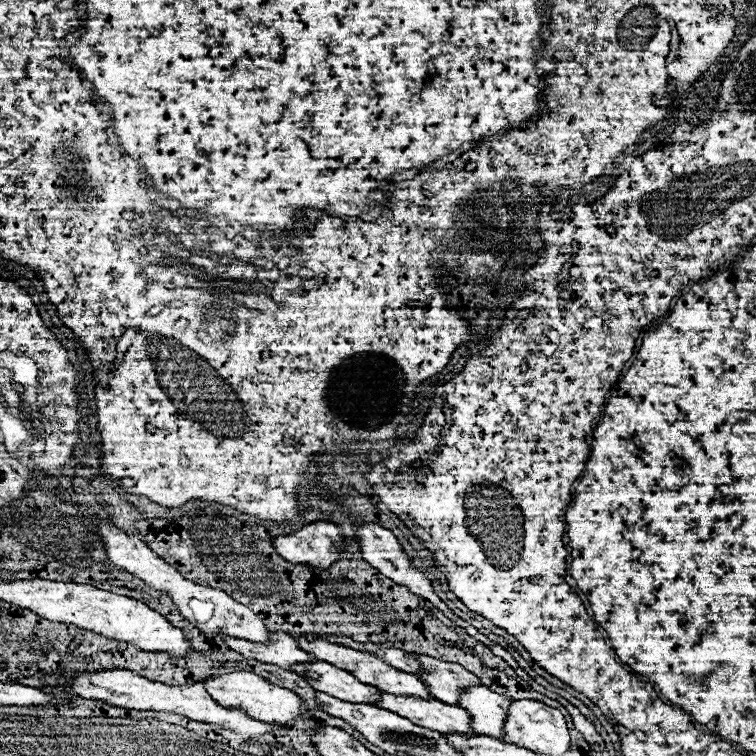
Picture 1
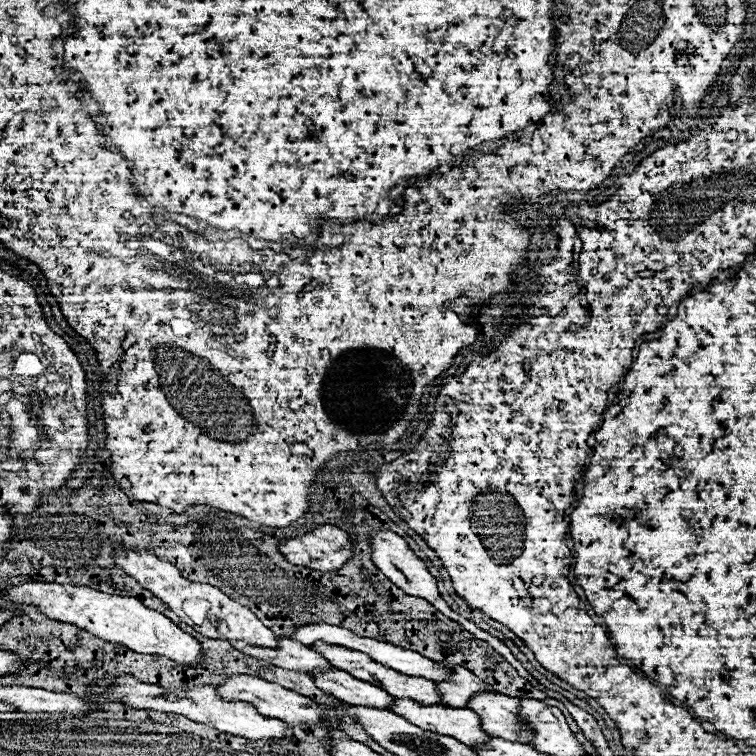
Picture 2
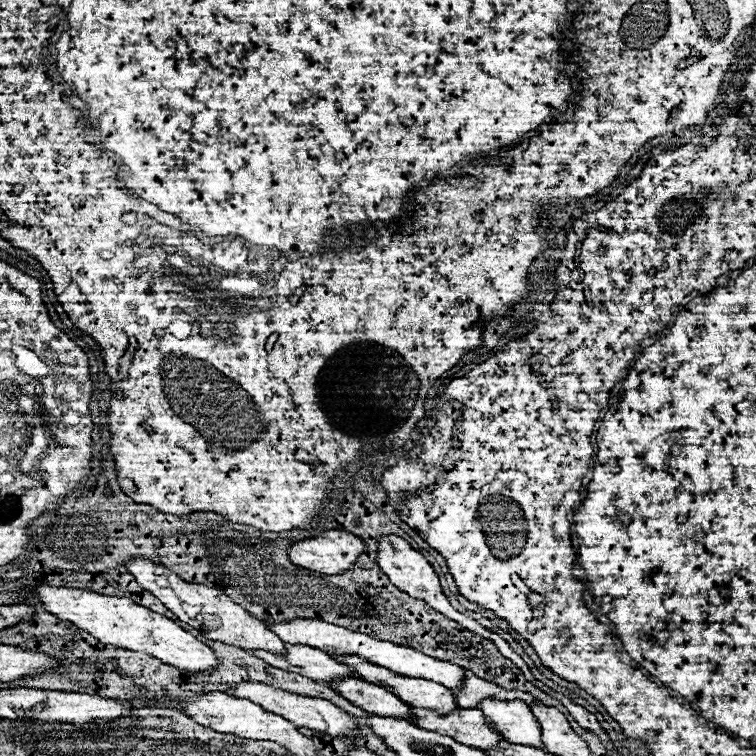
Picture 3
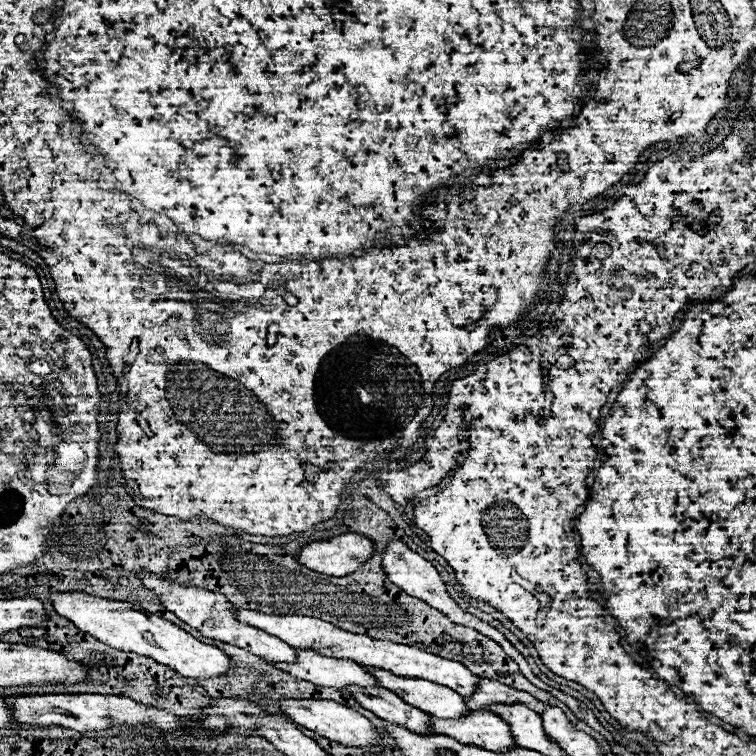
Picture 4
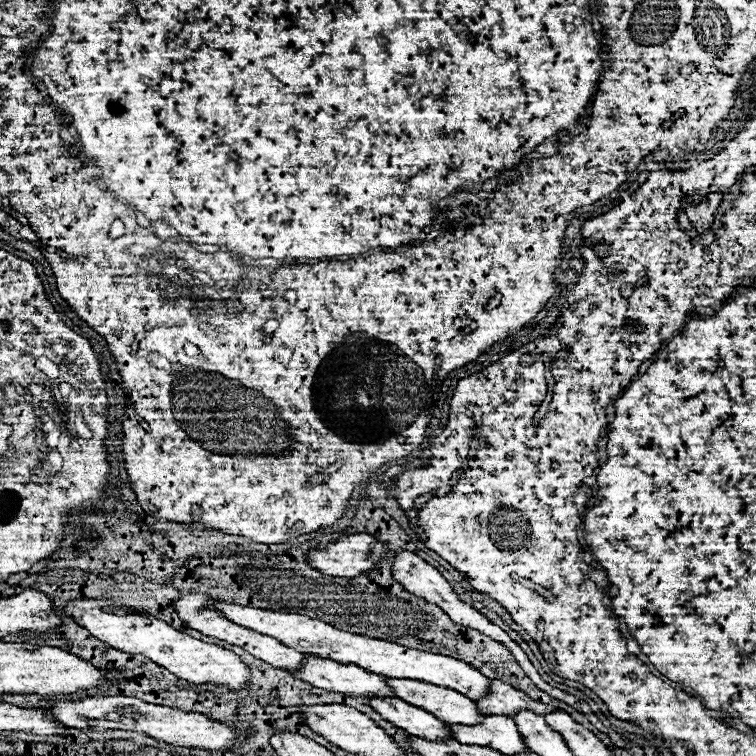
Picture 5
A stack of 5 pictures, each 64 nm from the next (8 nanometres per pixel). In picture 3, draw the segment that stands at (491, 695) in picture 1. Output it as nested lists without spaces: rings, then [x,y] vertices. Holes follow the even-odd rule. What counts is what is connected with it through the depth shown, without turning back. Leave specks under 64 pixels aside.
[[[484,700],[478,708],[484,710],[488,722],[492,722],[508,742],[546,750],[542,744],[540,724],[528,704],[520,700]]]

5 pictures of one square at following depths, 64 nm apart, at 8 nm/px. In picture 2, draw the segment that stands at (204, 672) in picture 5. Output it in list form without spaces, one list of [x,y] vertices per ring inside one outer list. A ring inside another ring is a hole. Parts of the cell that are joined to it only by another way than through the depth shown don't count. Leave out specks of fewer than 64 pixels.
[[[28,582],[22,586],[8,588],[4,598],[18,604],[32,604],[42,610],[52,620],[74,624],[90,634],[102,638],[104,642],[122,644],[140,654],[158,654],[168,660],[178,662],[180,666],[196,666],[202,664],[204,654],[202,646],[196,638],[182,632],[170,618],[164,614],[146,608],[140,600],[130,596],[114,596],[104,594],[88,586],[64,586],[54,582]]]

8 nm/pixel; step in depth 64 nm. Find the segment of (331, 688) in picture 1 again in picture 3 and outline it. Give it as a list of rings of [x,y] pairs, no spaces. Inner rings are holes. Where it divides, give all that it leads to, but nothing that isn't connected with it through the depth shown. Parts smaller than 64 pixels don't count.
[[[346,678],[344,682],[332,682],[330,686],[338,694],[342,694],[346,700],[360,706],[366,712],[380,714],[384,718],[396,718],[396,720],[406,720],[410,724],[416,724],[412,708],[408,704],[404,704],[392,692],[384,690],[382,686],[376,686],[376,684],[366,682],[366,680],[354,680],[354,678]]]

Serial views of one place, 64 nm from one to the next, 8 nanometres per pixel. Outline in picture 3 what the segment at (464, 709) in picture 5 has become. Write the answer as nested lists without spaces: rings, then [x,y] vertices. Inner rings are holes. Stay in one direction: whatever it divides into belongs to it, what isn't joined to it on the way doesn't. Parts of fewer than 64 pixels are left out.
[[[338,654],[332,656],[340,662],[348,662],[348,666],[352,666],[352,670],[356,668],[356,674],[360,674],[364,680],[376,682],[378,686],[392,690],[392,694],[396,694],[402,702],[408,702],[412,708],[436,710],[438,714],[450,714],[460,708],[452,692],[438,682],[398,676],[382,666],[372,666],[370,662],[364,662],[362,658],[356,656],[338,656]]]

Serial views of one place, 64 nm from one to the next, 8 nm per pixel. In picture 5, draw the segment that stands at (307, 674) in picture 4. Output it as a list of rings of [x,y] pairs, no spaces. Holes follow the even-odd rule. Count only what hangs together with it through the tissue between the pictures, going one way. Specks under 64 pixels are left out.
[[[308,658],[296,678],[362,702],[368,698],[396,698],[384,676],[368,674],[368,670],[360,670],[358,666],[340,666],[340,662],[328,662],[328,658]]]

